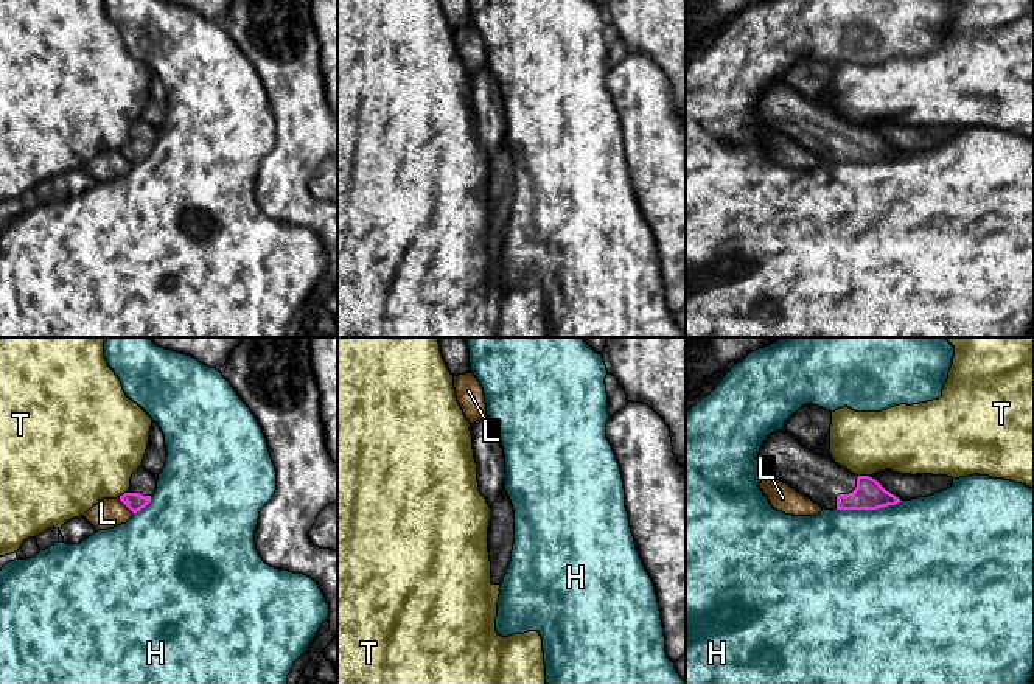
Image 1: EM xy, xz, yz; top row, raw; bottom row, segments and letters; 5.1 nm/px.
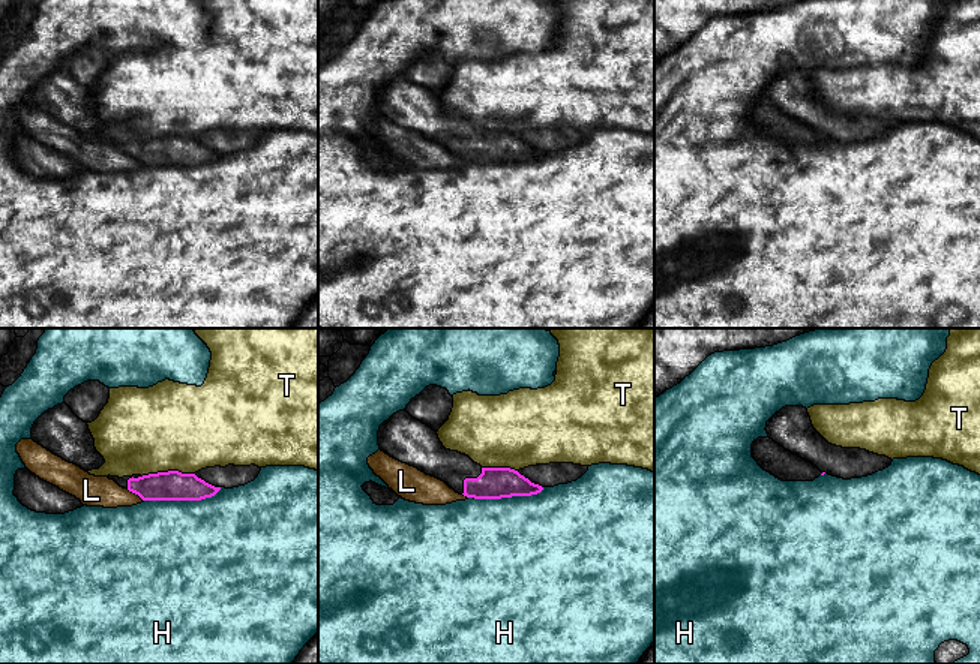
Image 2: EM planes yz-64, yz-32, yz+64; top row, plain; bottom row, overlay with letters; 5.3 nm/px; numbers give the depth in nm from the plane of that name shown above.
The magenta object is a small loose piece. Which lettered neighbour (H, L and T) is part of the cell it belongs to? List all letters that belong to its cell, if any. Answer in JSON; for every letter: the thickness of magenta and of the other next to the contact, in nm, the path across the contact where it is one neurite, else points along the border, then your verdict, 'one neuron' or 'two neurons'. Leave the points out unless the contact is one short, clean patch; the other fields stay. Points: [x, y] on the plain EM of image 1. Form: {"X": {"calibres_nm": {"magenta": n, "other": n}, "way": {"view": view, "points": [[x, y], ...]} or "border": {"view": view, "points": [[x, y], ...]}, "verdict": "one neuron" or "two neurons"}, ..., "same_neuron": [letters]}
{"H": {"calibres_nm": {"magenta": 160, "other": 500}, "verdict": "two neurons"}, "L": {"calibres_nm": {"magenta": 100, "other": 160}, "verdict": "two neurons"}, "T": {"calibres_nm": {"magenta": 160, "other": 320}, "verdict": "two neurons"}, "same_neuron": []}

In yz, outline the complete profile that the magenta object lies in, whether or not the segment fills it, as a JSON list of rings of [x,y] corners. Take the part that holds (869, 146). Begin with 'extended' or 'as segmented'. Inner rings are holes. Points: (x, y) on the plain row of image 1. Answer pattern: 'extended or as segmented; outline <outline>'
extended; outline [[[776,82],[757,107],[767,127],[777,131],[826,162],[877,162],[902,154],[875,131],[857,127],[815,106],[787,82]]]

